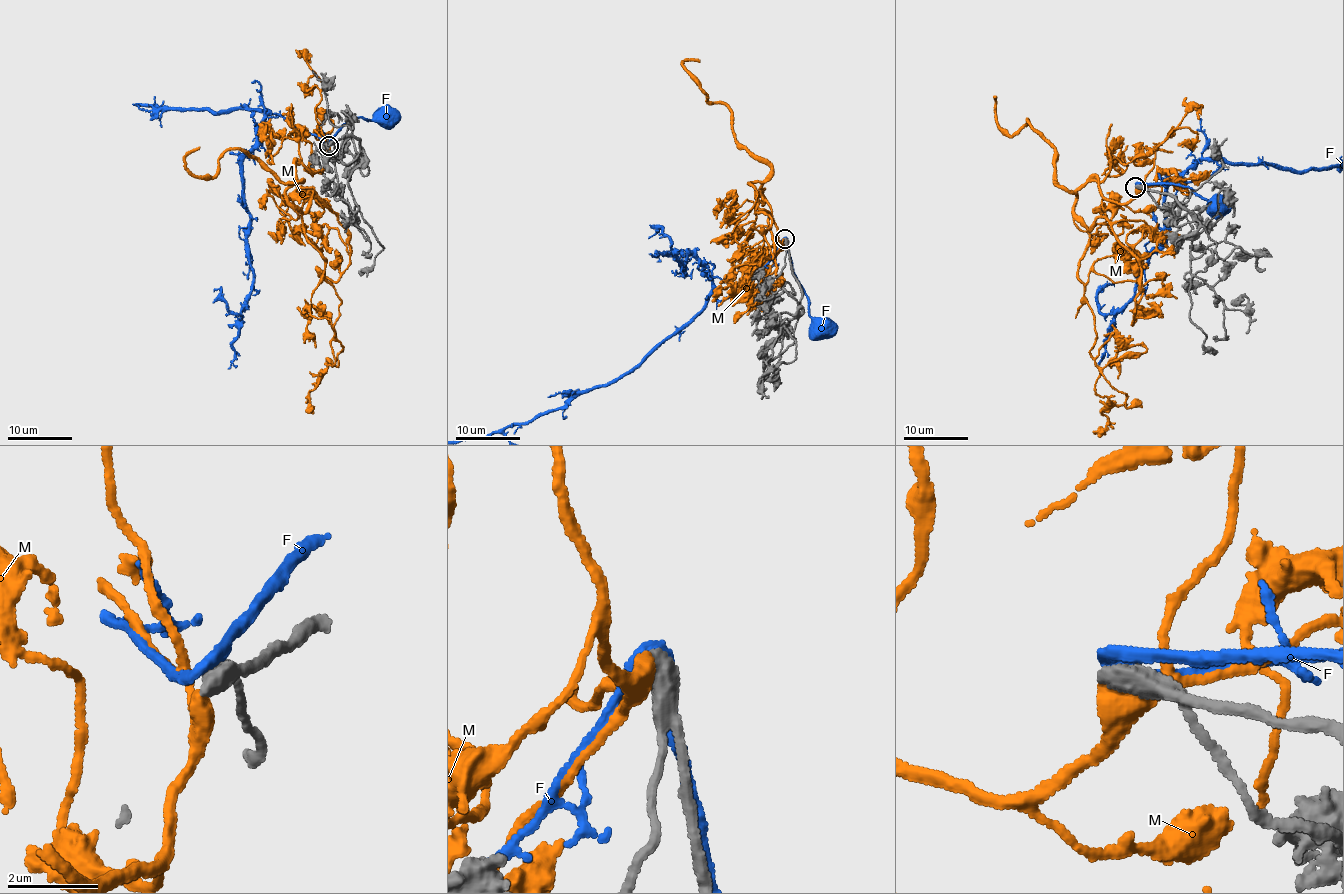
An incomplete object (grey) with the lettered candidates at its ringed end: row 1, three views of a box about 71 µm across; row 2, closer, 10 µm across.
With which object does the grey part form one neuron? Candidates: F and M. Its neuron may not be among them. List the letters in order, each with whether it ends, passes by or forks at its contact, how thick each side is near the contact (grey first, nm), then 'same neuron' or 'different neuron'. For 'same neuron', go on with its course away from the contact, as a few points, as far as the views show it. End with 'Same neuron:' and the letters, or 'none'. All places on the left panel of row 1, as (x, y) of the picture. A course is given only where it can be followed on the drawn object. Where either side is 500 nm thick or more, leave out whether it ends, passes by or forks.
F: 600 nm thick on the grey side, 260 nm on the other; different neuron
M: 550 nm thick on the grey side, 420 nm on the other; same neuron; it runs (329, 146), (322, 170), (301, 164), (286, 190), (340, 300), (335, 363), (309, 393), (310, 412)
Same neuron: M

